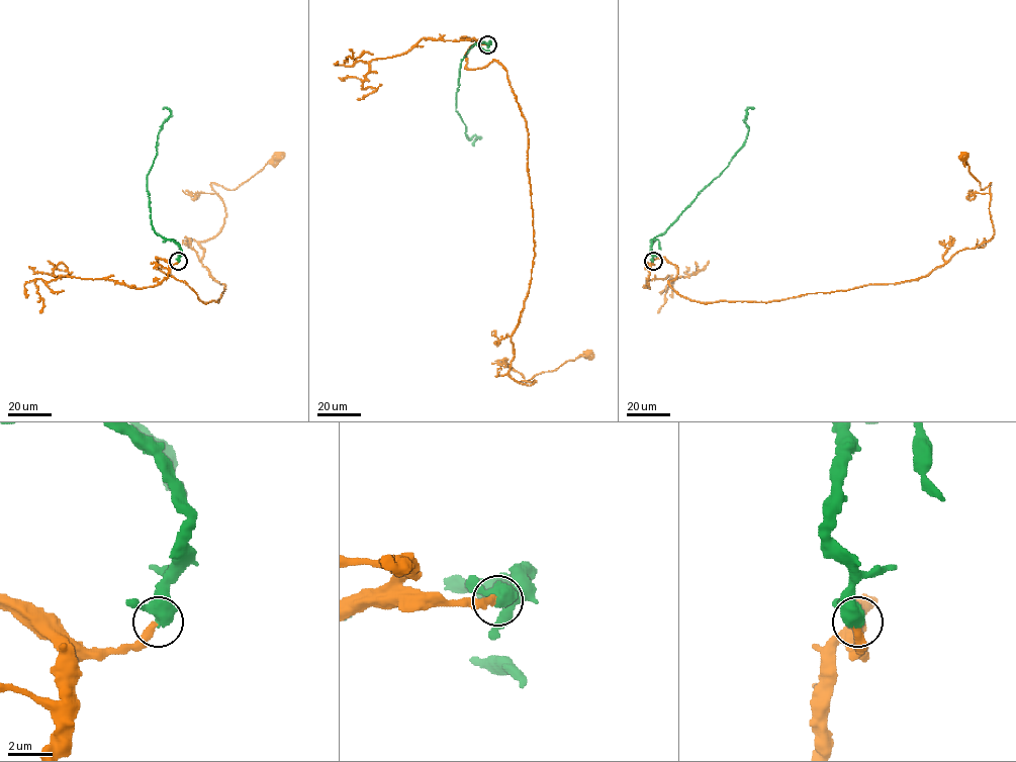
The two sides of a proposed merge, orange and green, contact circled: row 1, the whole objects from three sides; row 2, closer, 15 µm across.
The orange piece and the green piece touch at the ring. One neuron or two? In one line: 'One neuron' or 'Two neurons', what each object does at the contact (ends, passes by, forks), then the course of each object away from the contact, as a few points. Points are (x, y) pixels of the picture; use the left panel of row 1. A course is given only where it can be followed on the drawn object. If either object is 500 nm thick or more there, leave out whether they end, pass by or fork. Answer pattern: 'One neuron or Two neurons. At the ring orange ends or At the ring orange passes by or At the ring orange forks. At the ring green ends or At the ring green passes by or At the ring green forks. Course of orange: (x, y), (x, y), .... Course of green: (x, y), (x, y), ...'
One neuron. At the ring orange ends. At the ring green passes by. Course of orange: (178, 261), (158, 267), (218, 301), (224, 285), (200, 246), (226, 215), (211, 185), (237, 188), (279, 155). Course of green: (178, 261), (179, 246), (154, 228), (148, 192), (147, 175), (157, 155), (159, 131), (170, 115), (164, 108)

